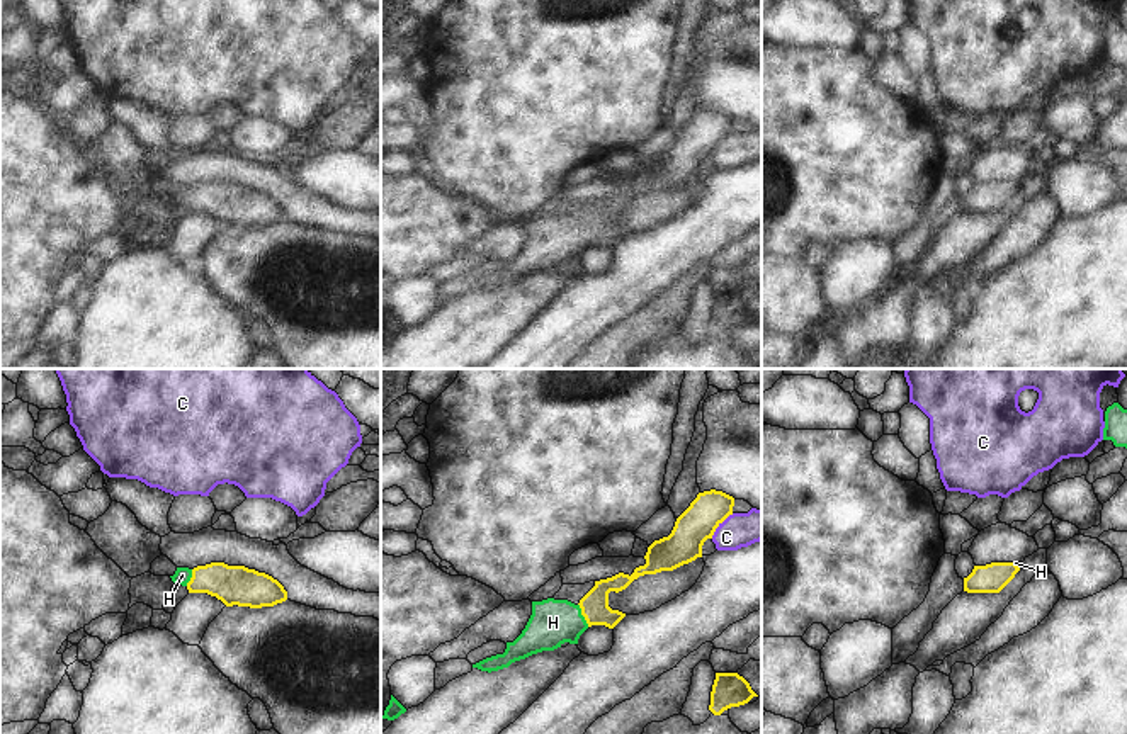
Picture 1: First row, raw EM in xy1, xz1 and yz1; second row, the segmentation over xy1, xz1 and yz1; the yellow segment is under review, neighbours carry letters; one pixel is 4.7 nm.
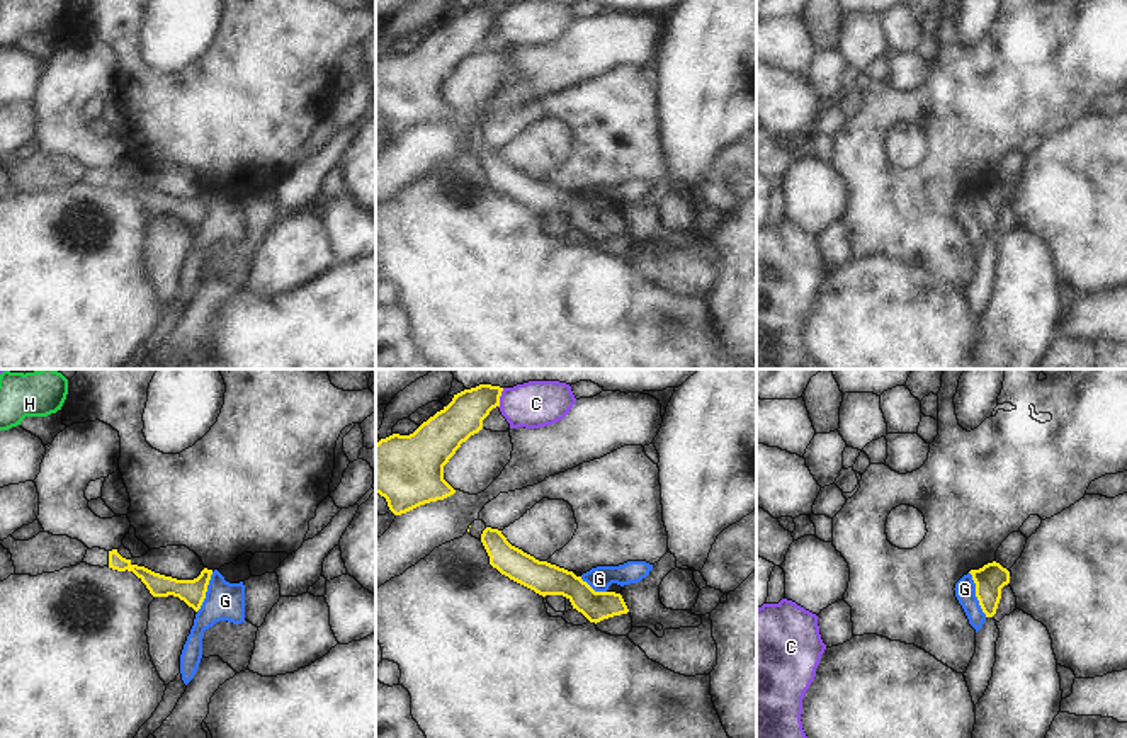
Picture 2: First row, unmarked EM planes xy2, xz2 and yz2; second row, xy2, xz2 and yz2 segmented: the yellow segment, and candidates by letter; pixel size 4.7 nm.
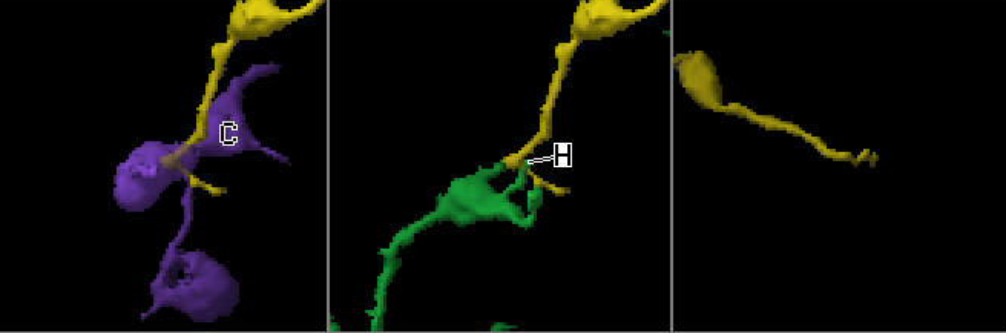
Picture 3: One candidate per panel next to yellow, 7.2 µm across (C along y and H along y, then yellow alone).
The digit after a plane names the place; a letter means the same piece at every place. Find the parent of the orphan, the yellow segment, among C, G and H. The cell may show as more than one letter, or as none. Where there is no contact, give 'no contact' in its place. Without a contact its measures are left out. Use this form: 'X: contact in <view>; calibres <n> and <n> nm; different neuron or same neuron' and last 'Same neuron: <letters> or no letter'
C: contact in xz1; calibres 170 and 160 nm; different neuron
G: contact in yz2; calibres 140 and 100 nm; different neuron
H: contact in xz1; calibres 130 and 220 nm; same neuron
Same neuron: H

